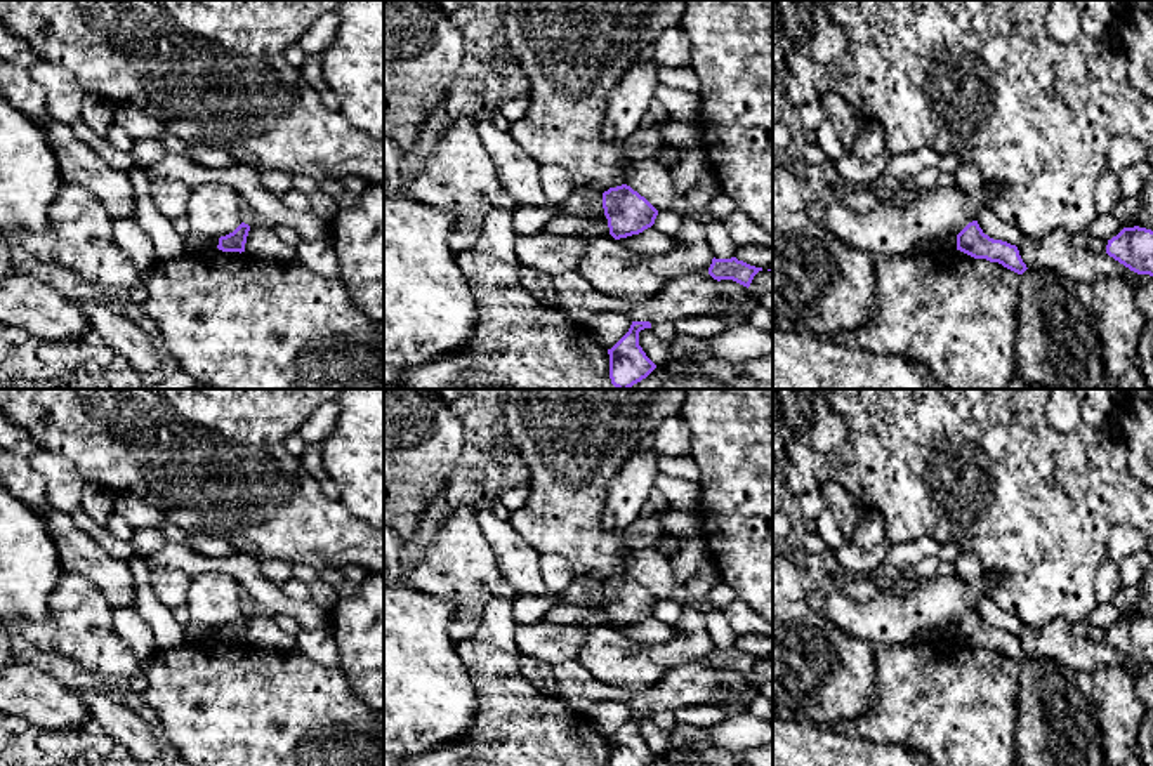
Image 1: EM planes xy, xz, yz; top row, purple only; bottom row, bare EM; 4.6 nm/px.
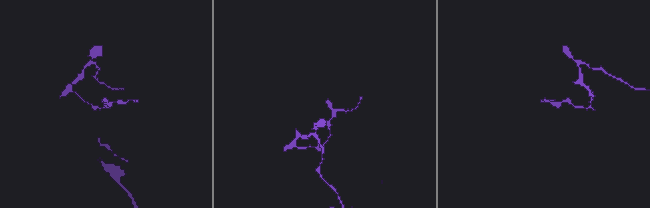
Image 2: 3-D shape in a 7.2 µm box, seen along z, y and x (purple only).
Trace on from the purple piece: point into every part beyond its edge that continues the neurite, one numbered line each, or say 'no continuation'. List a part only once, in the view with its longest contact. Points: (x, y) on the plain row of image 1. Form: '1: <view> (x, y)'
no continuation

